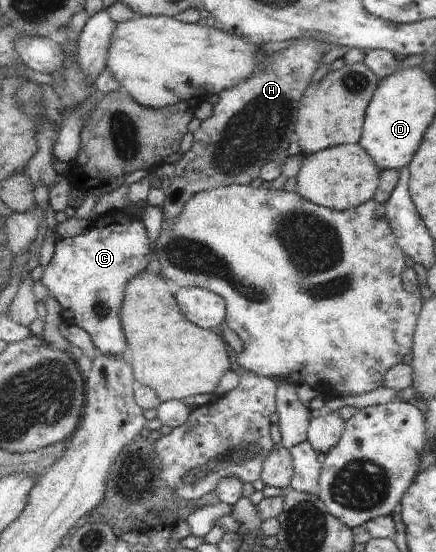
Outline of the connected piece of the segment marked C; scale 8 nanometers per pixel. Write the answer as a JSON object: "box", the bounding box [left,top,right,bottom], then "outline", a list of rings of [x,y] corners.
{"box":[42,210,154,357],"outline":[[[125,210],[107,212],[91,223],[86,233],[77,235],[67,241],[59,239],[50,263],[42,272],[42,284],[48,288],[50,296],[61,304],[57,320],[63,320],[71,326],[78,326],[89,333],[95,346],[103,355],[121,357],[129,351],[128,340],[120,319],[120,310],[128,288],[128,282],[144,273],[145,268],[153,265],[154,254],[149,247],[147,228],[140,218],[134,217]]]}

